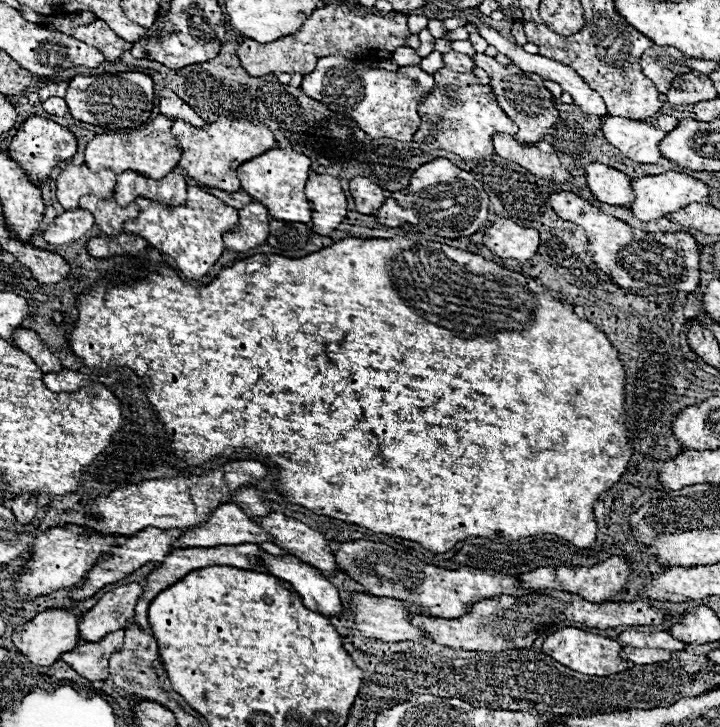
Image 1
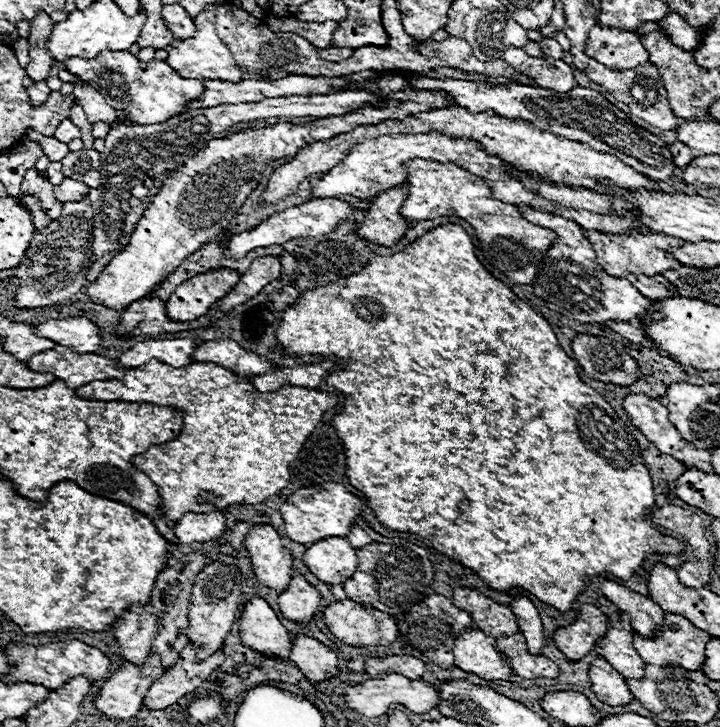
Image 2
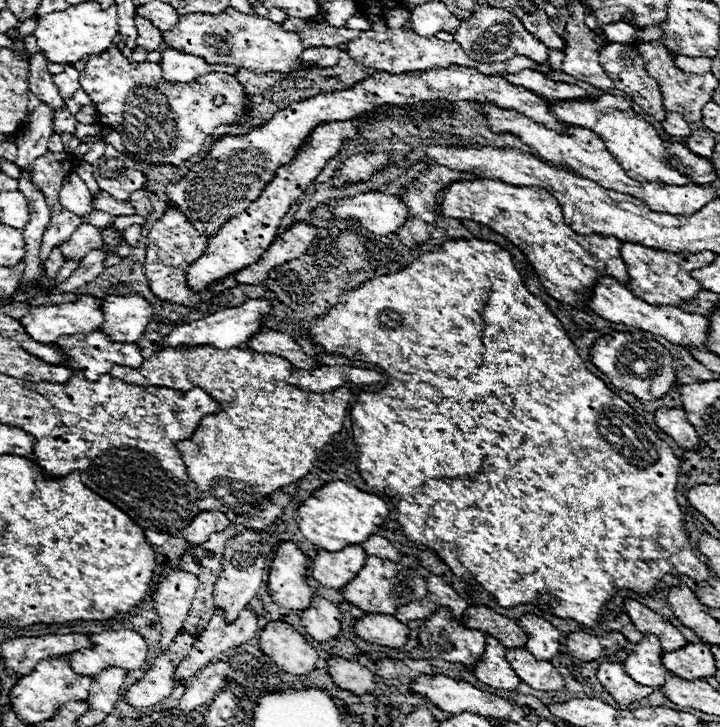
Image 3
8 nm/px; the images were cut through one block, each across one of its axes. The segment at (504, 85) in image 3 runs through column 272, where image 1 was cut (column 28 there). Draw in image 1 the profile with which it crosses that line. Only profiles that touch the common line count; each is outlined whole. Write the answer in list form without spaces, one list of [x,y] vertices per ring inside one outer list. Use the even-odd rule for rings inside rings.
[[[28,116],[22,126],[18,128],[16,136],[12,138],[12,144],[10,144],[10,158],[14,162],[20,164],[20,168],[26,170],[26,176],[34,182],[34,184],[40,184],[42,180],[48,178],[50,170],[56,166],[56,162],[60,160],[66,160],[66,158],[72,158],[76,154],[76,138],[74,134],[52,122],[52,120],[46,120],[42,116]]]

